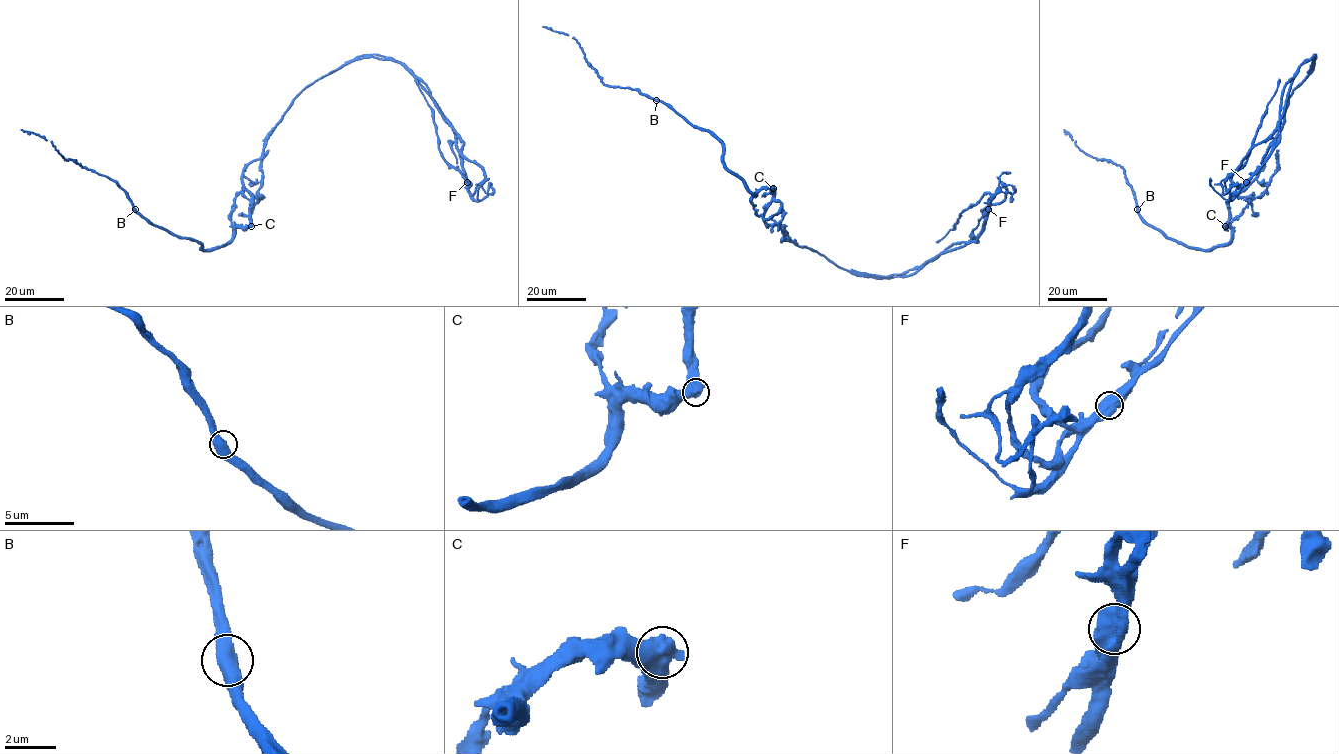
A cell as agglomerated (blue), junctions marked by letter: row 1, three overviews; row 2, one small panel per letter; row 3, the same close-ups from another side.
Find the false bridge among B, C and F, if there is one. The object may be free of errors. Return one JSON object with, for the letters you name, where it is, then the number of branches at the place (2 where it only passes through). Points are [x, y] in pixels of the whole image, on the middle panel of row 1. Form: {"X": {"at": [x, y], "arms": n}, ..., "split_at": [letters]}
{"F": {"at": [988, 209], "arms": 2}, "split_at": ["F"]}

